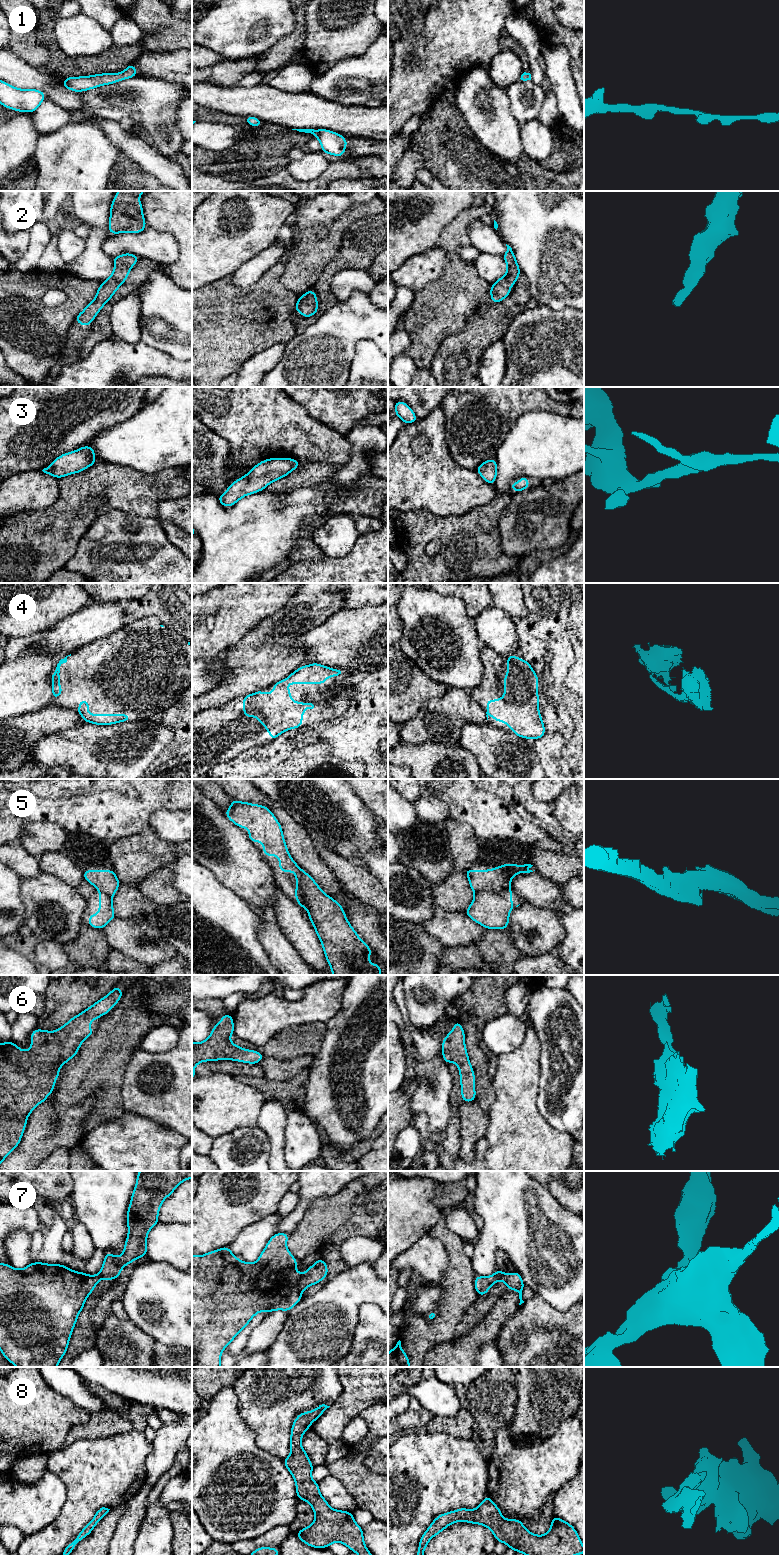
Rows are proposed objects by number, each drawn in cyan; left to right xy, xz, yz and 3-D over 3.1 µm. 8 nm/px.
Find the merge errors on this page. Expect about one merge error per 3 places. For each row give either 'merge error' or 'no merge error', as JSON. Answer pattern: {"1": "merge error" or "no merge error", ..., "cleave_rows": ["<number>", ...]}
{"1": "no merge error", "2": "no merge error", "3": "no merge error", "4": "no merge error", "5": "merge error", "6": "no merge error", "7": "merge error", "8": "no merge error", "cleave_rows": ["5", "7"]}

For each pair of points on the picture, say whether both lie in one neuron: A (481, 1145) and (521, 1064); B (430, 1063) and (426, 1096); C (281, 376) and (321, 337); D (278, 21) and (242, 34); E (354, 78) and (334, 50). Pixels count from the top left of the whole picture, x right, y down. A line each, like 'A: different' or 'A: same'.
A: different
B: same
C: same
D: same
E: different

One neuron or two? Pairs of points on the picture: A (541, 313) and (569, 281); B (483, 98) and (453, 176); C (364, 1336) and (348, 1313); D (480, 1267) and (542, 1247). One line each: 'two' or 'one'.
A: two
B: two
C: two
D: one

